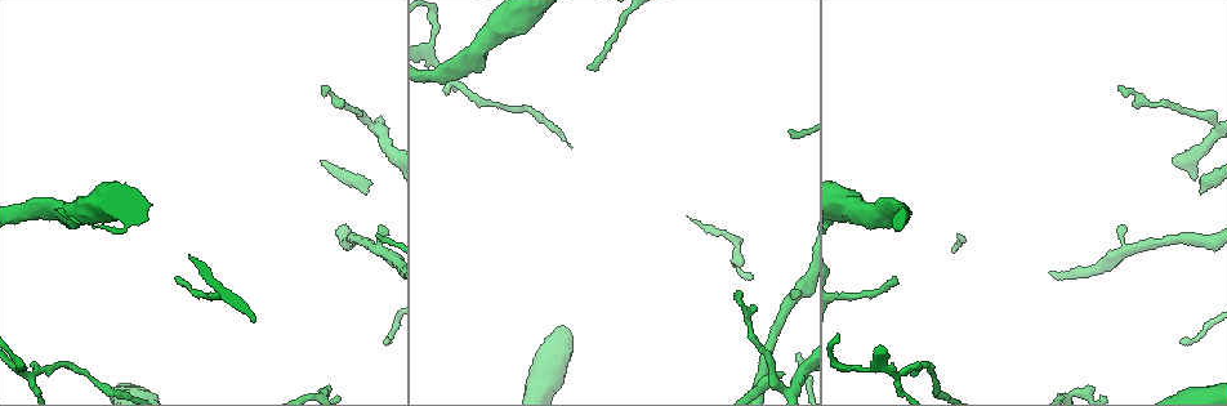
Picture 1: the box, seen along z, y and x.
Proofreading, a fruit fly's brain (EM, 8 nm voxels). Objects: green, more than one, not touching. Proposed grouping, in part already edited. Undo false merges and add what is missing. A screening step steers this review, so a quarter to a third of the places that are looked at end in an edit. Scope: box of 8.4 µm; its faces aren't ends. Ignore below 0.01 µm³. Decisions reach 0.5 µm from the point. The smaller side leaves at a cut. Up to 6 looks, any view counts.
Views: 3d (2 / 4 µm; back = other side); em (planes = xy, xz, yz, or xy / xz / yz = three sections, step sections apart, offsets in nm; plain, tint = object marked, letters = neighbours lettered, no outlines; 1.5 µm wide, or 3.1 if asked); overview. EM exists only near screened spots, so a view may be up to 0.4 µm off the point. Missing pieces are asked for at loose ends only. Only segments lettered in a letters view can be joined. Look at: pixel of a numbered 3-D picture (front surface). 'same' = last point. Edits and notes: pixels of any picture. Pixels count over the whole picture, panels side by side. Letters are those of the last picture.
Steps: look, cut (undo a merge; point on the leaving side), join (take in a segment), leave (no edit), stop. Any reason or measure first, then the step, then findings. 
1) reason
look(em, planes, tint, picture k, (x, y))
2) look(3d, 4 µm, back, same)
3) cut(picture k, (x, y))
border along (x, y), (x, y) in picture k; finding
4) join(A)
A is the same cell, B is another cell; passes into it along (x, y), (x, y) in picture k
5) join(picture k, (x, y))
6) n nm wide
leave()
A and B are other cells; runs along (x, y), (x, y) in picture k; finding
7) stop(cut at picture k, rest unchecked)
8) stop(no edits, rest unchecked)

look(em, yz, step 4, tint, picture 1, (13, 370))

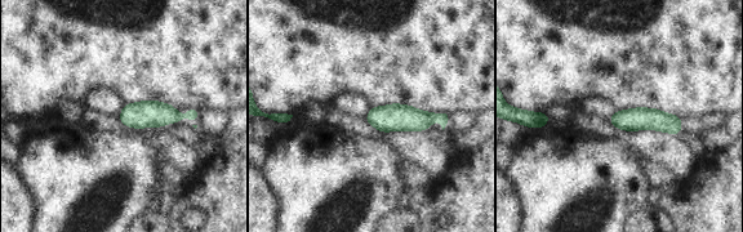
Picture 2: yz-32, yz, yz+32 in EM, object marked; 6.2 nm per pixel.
look(em, planes, letters, same)

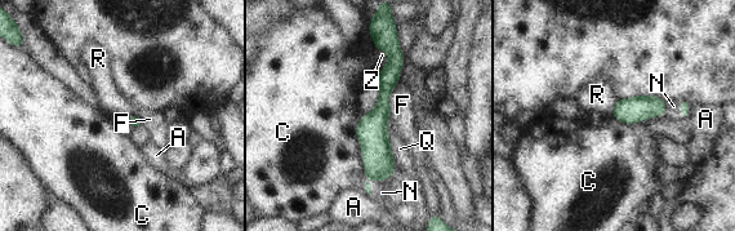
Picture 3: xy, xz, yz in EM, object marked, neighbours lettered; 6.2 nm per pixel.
leave()
A, C, F, N, Q, R and Z are other cells; runs along (391, 60), (378, 119), (382, 177) in picture 3; one neuron here

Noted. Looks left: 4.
tapers out
look(em, planes, plain, picture 1, (588, 64))

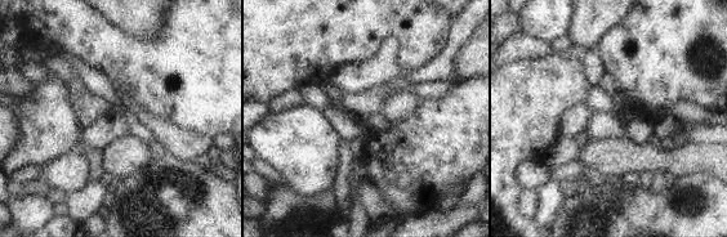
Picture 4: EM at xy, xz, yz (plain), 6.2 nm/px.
look(em, planes, letters, same)

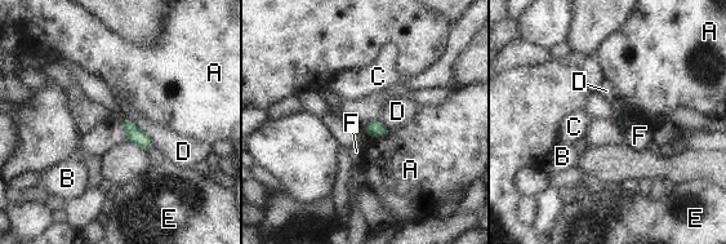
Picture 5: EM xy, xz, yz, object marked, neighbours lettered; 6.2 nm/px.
leave()
A, B, C, D, E and F are other cells; border along (125, 116), (148, 137), (154, 146) in picture 5; no lettered segment goes on from it

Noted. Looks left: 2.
branch stops here
look(em, yz, step 8, letters, picture 1, (323, 85))

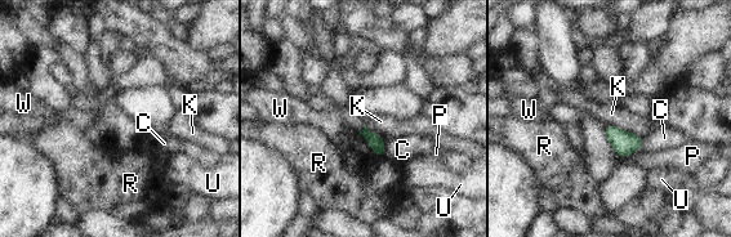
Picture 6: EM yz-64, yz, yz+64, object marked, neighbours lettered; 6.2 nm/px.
90 nm wide
join(W)
W is the same cell, C, K, P, R and U are other cells; passes into it along (375, 141), (364, 129), (331, 121) in picture 6; the neuron continues

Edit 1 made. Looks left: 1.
stop(join at picture 6, rest unchecked)

